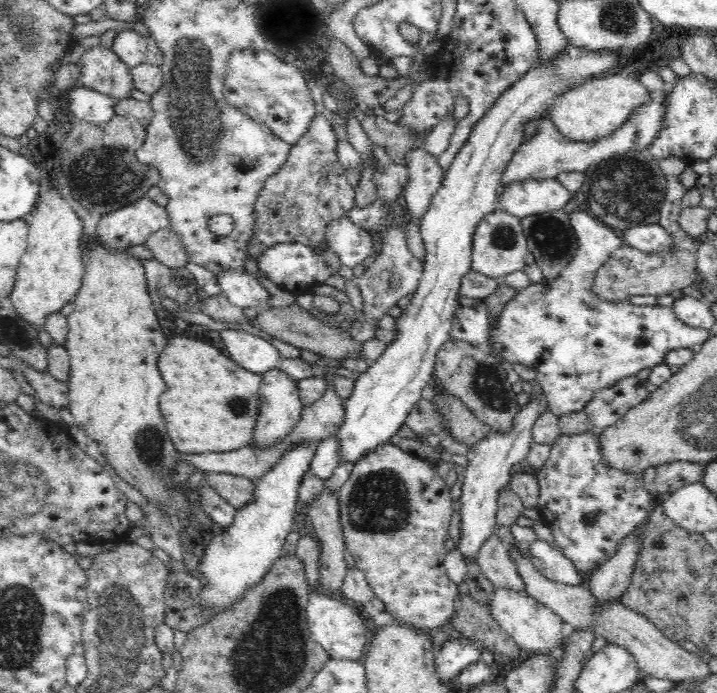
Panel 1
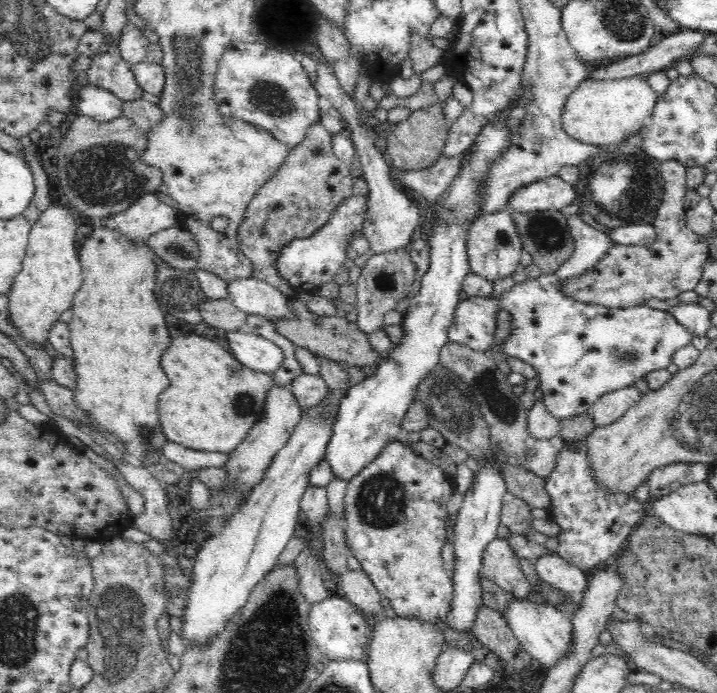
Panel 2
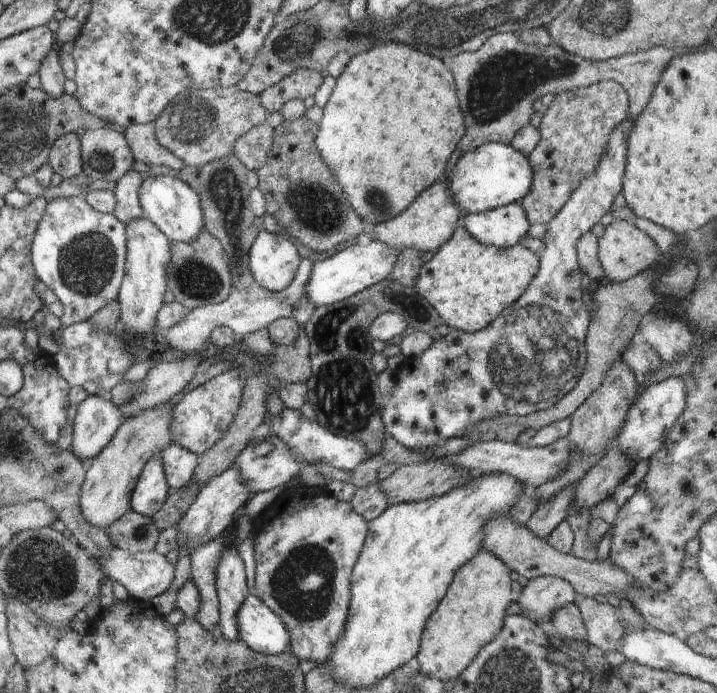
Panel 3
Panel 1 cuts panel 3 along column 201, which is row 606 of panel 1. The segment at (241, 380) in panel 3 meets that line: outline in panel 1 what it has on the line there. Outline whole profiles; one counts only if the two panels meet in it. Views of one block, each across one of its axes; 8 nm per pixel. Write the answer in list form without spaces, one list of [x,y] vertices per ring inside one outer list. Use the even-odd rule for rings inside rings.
[[[382,444],[362,454],[350,472],[350,478],[340,490],[340,526],[344,530],[346,550],[352,554],[356,568],[366,574],[370,588],[376,598],[382,600],[386,614],[390,614],[394,622],[422,630],[446,626],[454,616],[456,598],[462,590],[448,578],[444,566],[448,554],[444,544],[450,538],[448,526],[454,514],[452,488],[434,472],[434,464],[392,444]]]

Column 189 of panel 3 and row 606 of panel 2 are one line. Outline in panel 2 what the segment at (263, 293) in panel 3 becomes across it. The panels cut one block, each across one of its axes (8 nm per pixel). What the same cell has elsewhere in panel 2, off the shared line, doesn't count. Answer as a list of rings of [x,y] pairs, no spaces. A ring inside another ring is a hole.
[[[328,596],[326,600],[320,600],[316,604],[310,606],[310,628],[314,634],[314,640],[318,642],[318,648],[326,654],[326,658],[330,658],[332,662],[340,662],[340,660],[350,660],[350,662],[360,662],[362,656],[366,654],[368,648],[368,618],[346,598],[340,596]]]

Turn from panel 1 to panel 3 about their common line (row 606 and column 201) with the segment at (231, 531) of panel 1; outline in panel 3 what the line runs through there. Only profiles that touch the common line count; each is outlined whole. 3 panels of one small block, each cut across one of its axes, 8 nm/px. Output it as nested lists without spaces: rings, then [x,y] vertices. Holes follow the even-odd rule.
[[[169,176],[145,178],[139,186],[139,204],[145,218],[155,224],[171,242],[189,244],[191,240],[199,238],[199,232],[203,230],[203,208],[199,194],[195,194],[195,190],[181,180]]]

